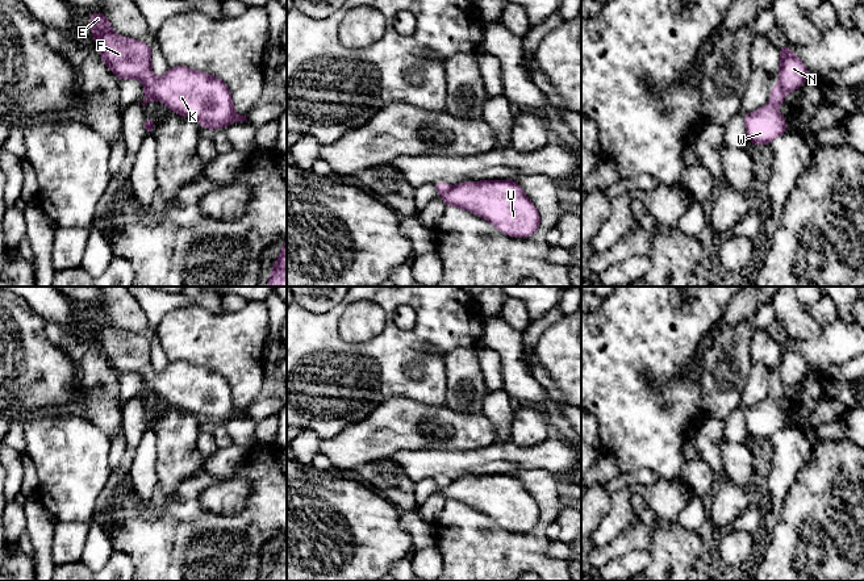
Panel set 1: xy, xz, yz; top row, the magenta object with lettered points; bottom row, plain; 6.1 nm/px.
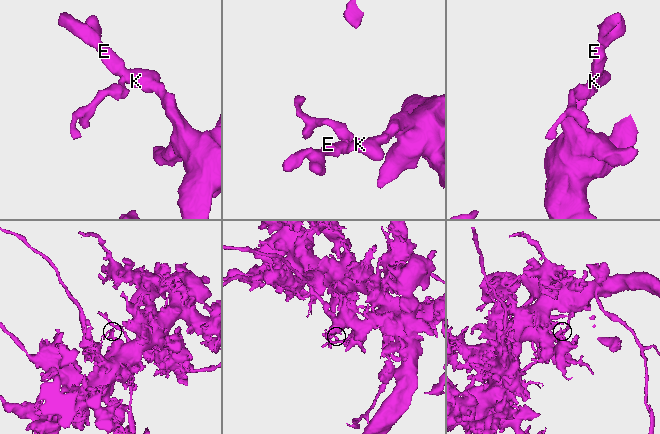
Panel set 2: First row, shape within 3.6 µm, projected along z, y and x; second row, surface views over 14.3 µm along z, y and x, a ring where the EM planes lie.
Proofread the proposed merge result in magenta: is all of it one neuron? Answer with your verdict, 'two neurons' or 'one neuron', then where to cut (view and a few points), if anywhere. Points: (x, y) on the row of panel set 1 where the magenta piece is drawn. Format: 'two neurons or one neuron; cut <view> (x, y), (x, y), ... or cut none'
two neurons; cut xz (451, 187), (441, 195)

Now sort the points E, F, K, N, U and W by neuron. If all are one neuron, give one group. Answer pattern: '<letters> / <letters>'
E F K N U / W

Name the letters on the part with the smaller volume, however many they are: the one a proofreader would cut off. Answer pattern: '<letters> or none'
W

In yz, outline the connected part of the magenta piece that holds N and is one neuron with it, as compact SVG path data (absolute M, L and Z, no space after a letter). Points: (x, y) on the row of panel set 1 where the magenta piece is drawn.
M788 46L780 47L780 74L779 85L782 93L786 95L802 87L807 79L809 71L804 62L796 57Z

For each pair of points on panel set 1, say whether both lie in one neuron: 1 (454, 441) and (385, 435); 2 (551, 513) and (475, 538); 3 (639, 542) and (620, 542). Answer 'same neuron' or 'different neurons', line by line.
1: same neuron
2: same neuron
3: same neuron

